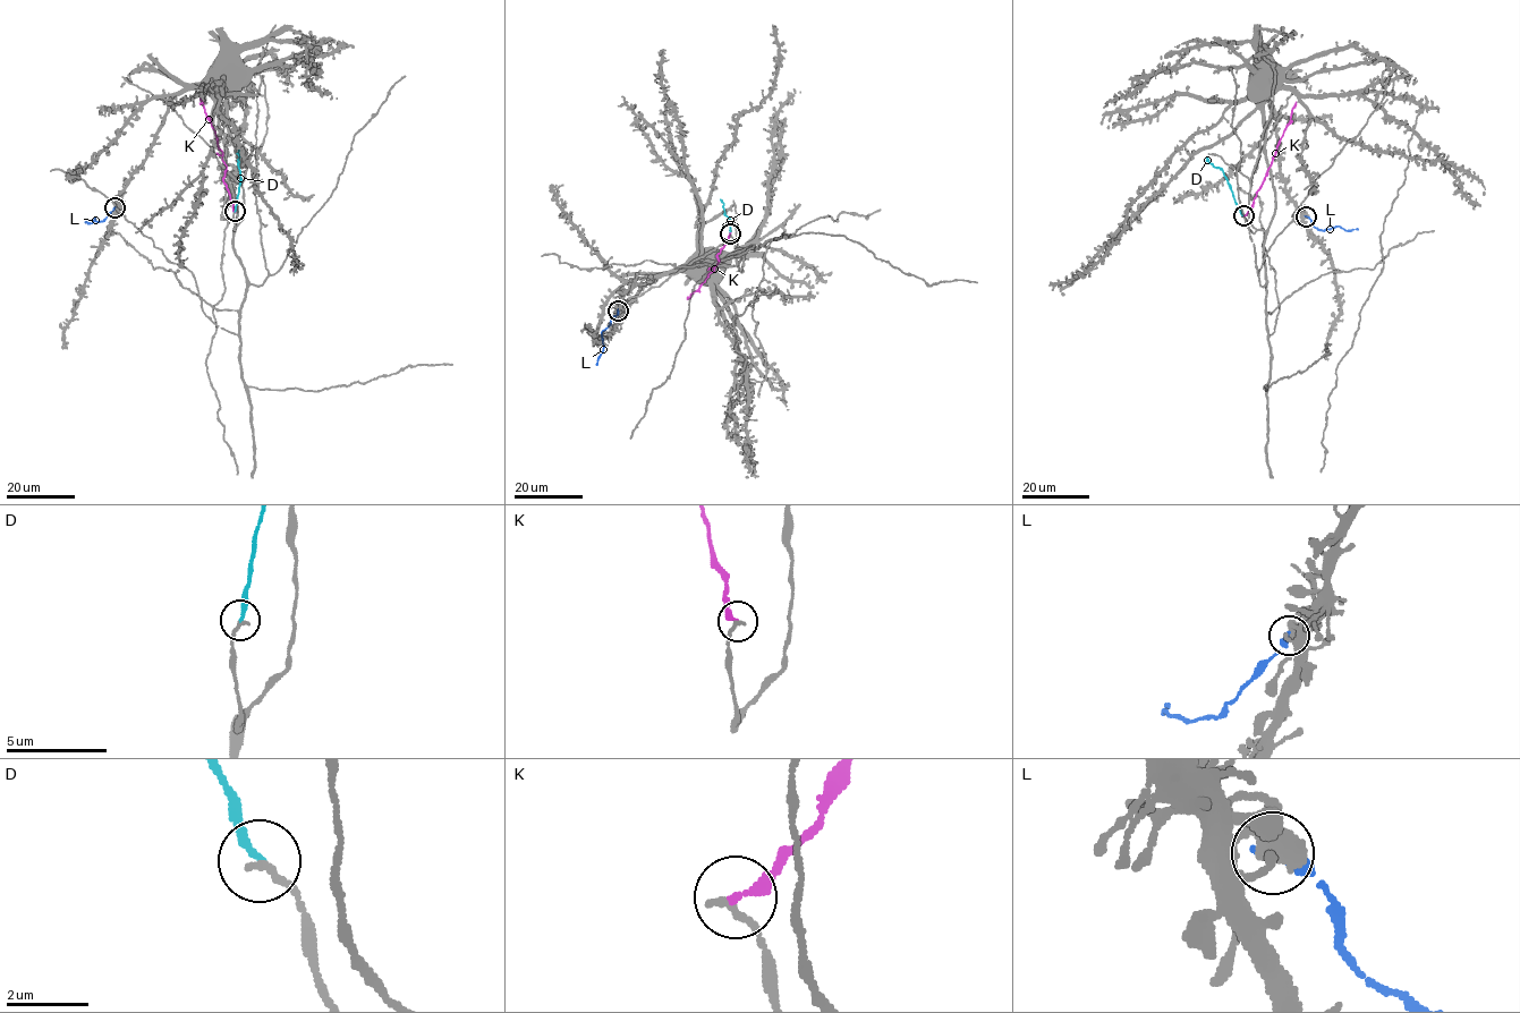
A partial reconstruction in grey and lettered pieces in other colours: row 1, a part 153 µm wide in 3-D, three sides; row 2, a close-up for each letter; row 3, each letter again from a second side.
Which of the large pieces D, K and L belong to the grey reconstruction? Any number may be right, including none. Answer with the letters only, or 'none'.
D

